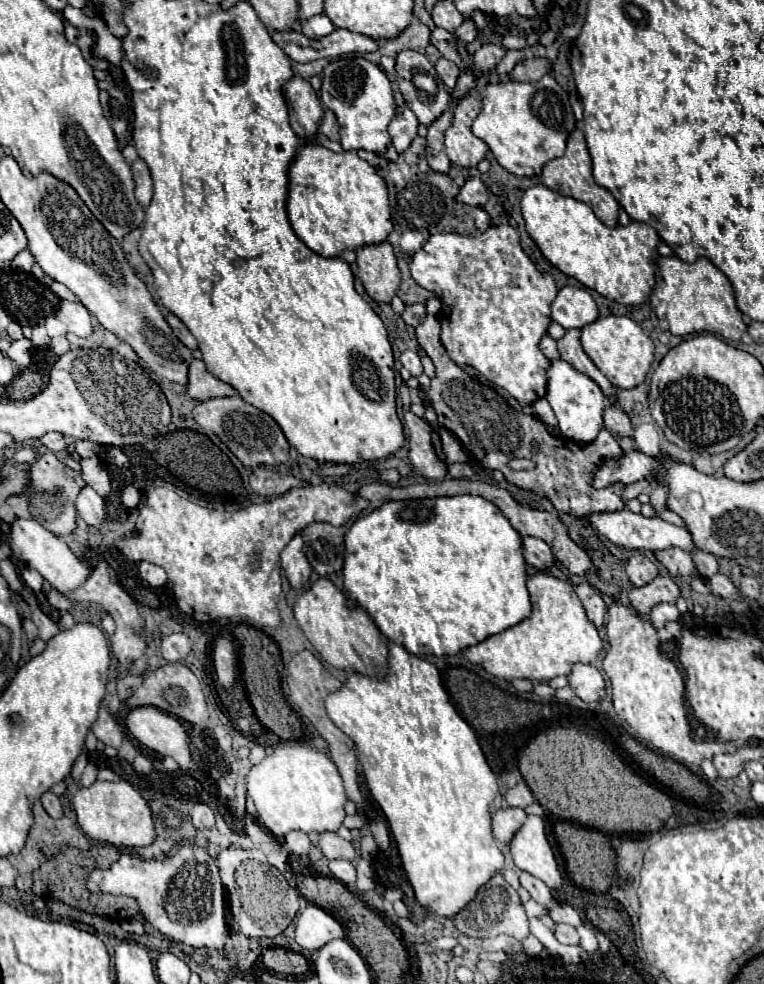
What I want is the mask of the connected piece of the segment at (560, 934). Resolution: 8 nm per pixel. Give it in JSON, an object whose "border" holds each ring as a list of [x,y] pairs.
{"border":[[[558,923],[554,933],[556,933],[556,939],[560,943],[564,943],[564,945],[578,945],[578,941],[580,941],[580,937],[578,937],[578,933],[576,933],[576,929],[572,925]]]}

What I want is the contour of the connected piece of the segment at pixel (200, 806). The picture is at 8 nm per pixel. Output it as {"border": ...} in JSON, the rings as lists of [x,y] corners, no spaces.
{"border":[[[196,803],[192,807],[190,815],[192,815],[192,823],[194,823],[196,829],[210,829],[210,827],[214,827],[214,813],[204,803]]]}

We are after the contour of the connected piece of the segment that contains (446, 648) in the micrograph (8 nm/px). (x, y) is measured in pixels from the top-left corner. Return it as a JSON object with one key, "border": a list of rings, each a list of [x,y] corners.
{"border":[[[458,495],[458,497],[434,497],[434,499],[416,499],[416,501],[388,501],[382,507],[374,509],[370,515],[358,517],[354,525],[346,531],[344,535],[344,589],[346,589],[346,605],[350,609],[364,609],[374,625],[380,629],[380,633],[396,643],[404,645],[406,651],[418,655],[418,657],[442,657],[442,655],[456,655],[472,645],[478,645],[490,635],[502,633],[508,627],[518,625],[524,621],[530,611],[530,597],[526,589],[526,563],[522,557],[522,543],[520,543],[520,533],[512,529],[508,519],[500,513],[500,509],[474,495]]]}

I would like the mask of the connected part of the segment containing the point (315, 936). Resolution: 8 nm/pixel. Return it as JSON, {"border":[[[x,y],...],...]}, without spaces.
{"border":[[[308,903],[296,921],[294,939],[308,953],[314,953],[332,939],[340,937],[344,937],[344,925],[334,915],[312,903]]]}

